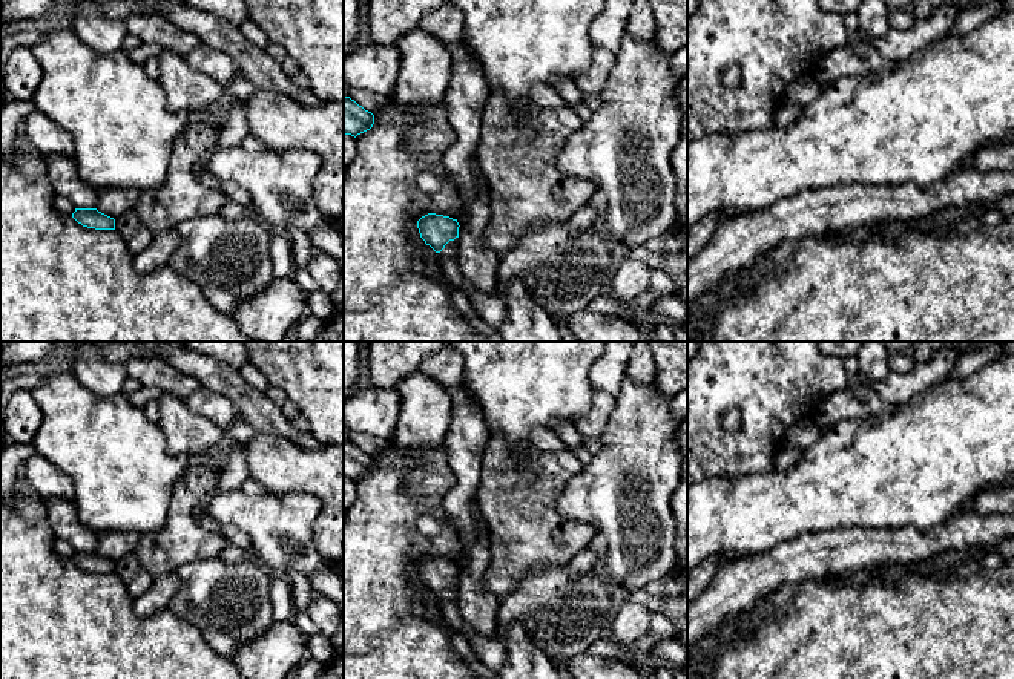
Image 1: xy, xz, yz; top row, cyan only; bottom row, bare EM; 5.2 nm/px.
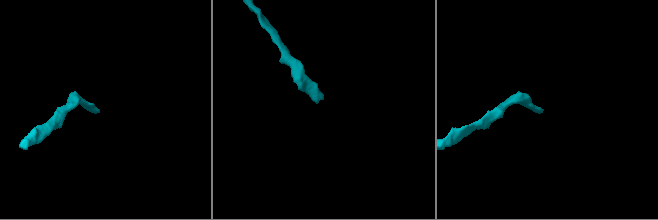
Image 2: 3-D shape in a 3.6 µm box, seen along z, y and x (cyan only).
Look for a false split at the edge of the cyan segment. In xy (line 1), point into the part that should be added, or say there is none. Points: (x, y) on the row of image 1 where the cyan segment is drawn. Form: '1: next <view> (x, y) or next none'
1: next none

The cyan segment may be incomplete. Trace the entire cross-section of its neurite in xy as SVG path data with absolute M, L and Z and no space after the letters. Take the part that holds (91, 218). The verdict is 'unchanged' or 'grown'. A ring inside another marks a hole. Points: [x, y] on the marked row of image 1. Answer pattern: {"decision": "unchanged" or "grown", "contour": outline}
{"decision": "unchanged", "contour": "M75 208L72 218L87 228L115 230L115 219L98 212L97 208Z"}

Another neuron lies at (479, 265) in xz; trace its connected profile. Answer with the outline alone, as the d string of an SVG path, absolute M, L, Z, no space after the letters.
M476 152L476 172L482 190L468 208L466 221L459 227L457 262L463 277L486 294L497 294L500 257L486 247L485 228L491 219L489 190Z

